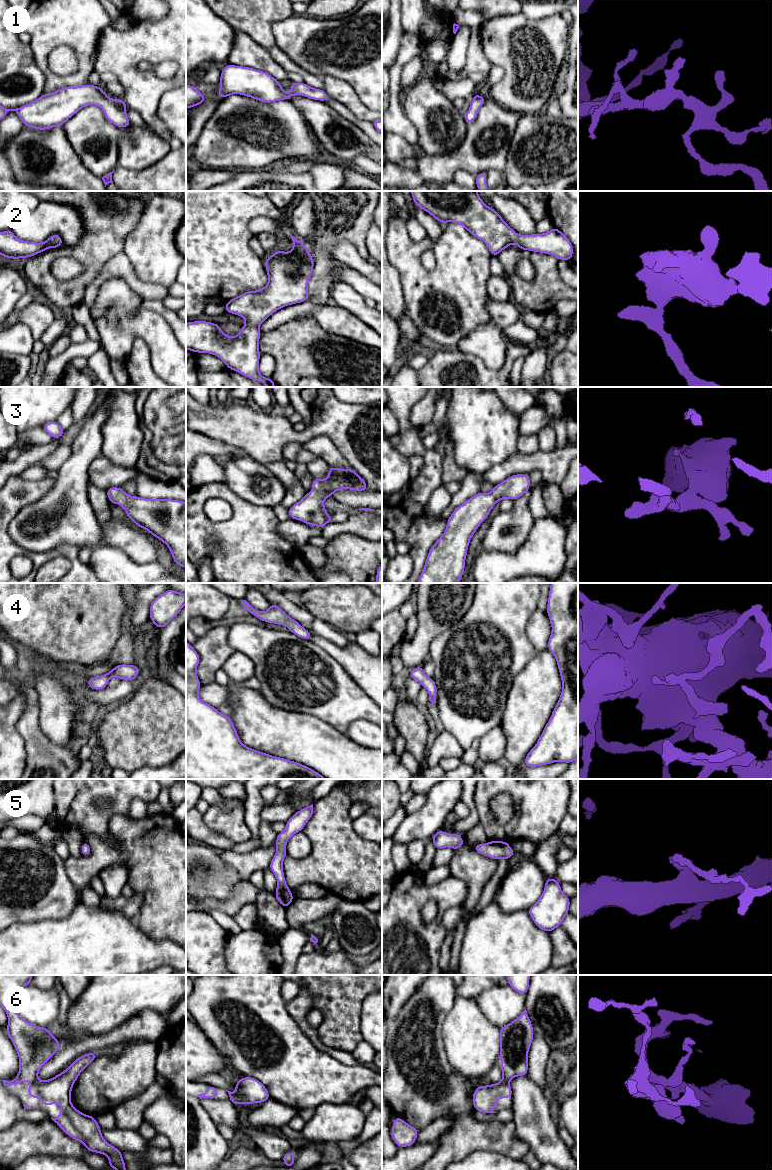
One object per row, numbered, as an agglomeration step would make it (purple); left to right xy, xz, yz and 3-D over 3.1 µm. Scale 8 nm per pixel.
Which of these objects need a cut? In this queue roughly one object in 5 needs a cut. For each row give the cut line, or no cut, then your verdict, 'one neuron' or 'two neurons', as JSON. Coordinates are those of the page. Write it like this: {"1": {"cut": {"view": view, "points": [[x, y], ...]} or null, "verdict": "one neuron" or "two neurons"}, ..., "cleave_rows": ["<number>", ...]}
{"1": {"cut": null, "verdict": "one neuron"}, "2": {"cut": null, "verdict": "one neuron"}, "3": {"cut": null, "verdict": "one neuron"}, "4": {"cut": null, "verdict": "one neuron"}, "5": {"cut": null, "verdict": "one neuron"}, "6": {"cut": null, "verdict": "one neuron"}, "cleave_rows": []}

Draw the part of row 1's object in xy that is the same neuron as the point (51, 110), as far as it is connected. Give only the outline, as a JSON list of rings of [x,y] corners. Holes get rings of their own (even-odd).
[[[92,84],[68,86],[53,93],[42,94],[32,103],[16,109],[0,105],[0,121],[9,111],[15,111],[25,127],[48,130],[62,126],[88,105],[101,107],[106,119],[118,128],[126,128],[132,124],[127,117],[128,106],[125,101],[109,98],[102,87]]]

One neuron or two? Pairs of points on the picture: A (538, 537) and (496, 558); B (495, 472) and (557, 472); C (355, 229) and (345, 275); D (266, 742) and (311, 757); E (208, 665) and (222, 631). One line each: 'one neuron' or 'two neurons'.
A: one neuron
B: one neuron
C: two neurons
D: one neuron
E: one neuron

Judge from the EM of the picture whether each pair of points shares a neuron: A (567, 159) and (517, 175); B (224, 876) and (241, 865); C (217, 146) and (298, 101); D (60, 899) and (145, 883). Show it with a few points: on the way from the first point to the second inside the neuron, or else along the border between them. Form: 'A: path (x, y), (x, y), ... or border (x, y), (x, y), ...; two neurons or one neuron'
A: path (555, 159), (533, 159), (529, 163); one neuron
B: border (223, 851), (222, 860), (232, 866), (243, 880); two neurons
C: border (289, 99), (307, 123); two neurons
D: border (67, 874), (78, 893), (80, 902); two neurons

